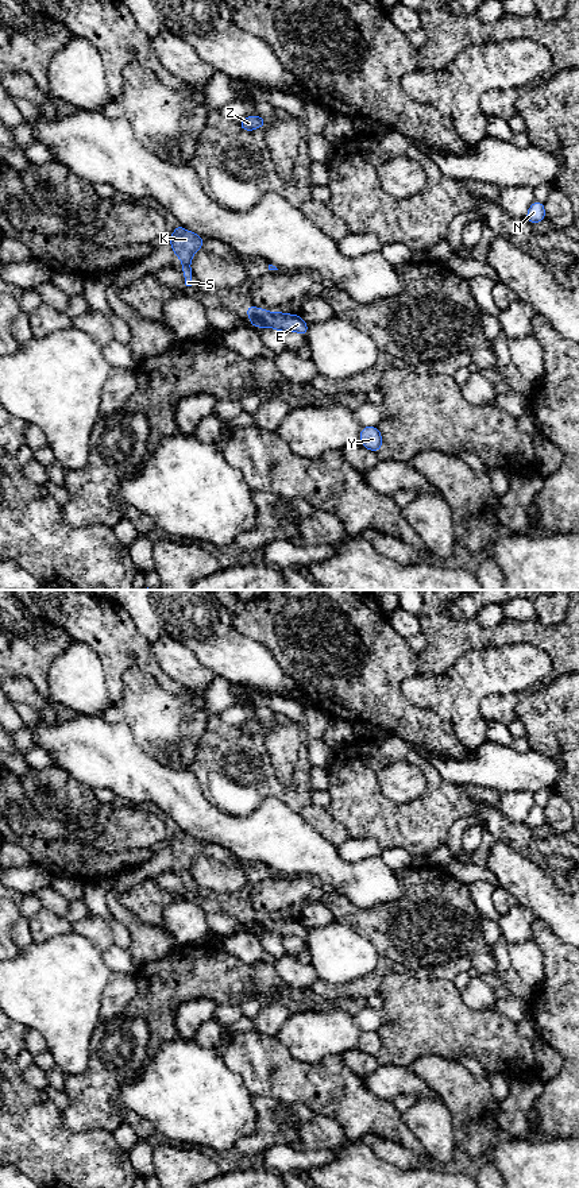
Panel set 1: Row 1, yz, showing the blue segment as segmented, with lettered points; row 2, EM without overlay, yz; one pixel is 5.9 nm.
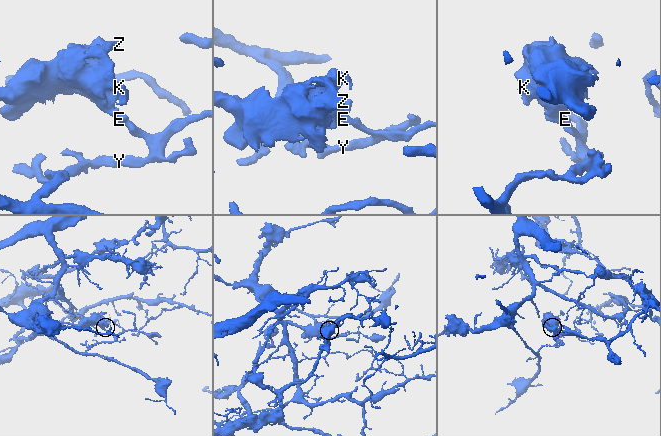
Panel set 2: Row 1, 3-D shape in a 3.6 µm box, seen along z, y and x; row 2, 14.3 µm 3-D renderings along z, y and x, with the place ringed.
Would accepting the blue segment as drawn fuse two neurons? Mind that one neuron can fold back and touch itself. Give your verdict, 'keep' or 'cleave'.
cleave

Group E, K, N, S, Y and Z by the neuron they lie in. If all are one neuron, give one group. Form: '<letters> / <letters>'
E N Y / K S Z

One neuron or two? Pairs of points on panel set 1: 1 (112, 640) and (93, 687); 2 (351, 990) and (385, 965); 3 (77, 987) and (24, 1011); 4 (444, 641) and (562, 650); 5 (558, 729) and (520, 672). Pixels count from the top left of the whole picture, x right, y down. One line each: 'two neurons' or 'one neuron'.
1: two neurons
2: one neuron
3: one neuron
4: one neuron
5: two neurons

